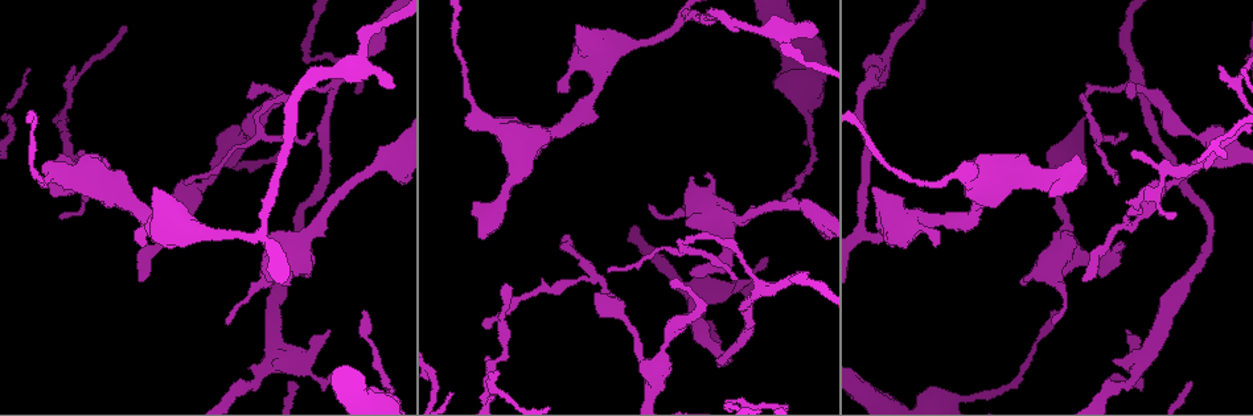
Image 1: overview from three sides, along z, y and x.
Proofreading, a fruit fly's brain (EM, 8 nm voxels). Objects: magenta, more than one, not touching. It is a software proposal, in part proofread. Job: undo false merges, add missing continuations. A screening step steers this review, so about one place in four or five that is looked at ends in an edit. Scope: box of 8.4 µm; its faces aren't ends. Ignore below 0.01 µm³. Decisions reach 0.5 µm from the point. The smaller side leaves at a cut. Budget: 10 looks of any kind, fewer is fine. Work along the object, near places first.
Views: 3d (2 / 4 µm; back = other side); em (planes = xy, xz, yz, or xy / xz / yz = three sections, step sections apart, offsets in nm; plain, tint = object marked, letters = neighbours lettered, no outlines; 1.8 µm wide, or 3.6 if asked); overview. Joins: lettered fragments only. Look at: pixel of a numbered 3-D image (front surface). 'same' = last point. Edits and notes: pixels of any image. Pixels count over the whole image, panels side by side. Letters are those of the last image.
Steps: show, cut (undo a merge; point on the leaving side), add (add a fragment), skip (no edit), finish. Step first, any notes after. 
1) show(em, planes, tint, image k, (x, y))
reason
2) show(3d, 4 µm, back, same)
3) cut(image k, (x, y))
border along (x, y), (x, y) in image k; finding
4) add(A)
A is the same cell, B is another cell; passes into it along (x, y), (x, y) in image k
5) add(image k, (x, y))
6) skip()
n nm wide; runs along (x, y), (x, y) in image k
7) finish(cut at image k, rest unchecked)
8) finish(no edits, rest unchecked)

show(3d, 2 µm, image 1, (330, 332))

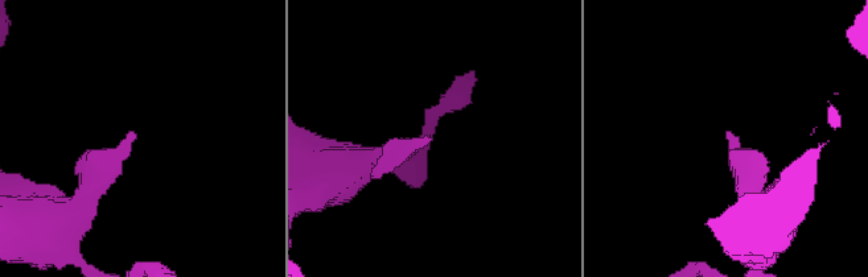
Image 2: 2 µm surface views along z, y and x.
show(em, yz, step 4, letters, image 2, (430, 140))
need the tissue

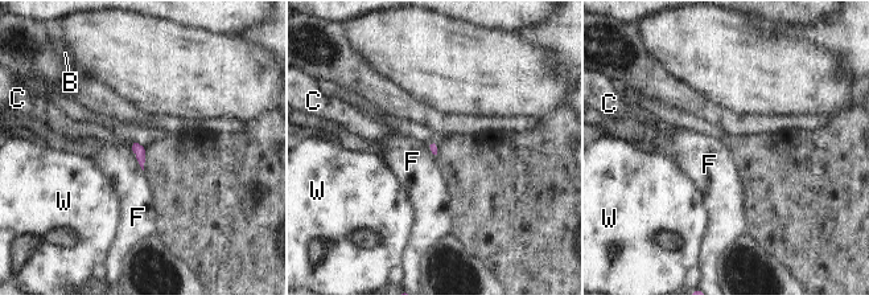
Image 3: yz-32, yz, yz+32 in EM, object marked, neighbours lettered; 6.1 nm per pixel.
show(em, planes, letters, same)

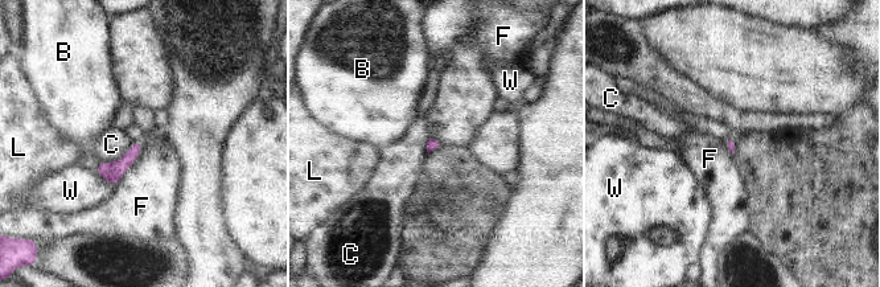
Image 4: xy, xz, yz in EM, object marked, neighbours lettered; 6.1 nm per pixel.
skip()
B, C, F, L and W are other cells; border along (143, 150), (115, 187) in image 4; none of them fits

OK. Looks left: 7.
show(em, xy, step 16, plain, image 1, (1126, 227))
branch point

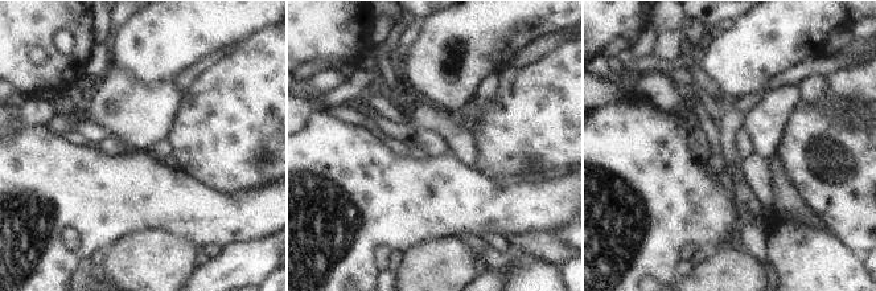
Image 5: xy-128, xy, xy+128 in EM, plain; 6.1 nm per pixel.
show(em, xy, step 16, letters, same)
see the neighbours

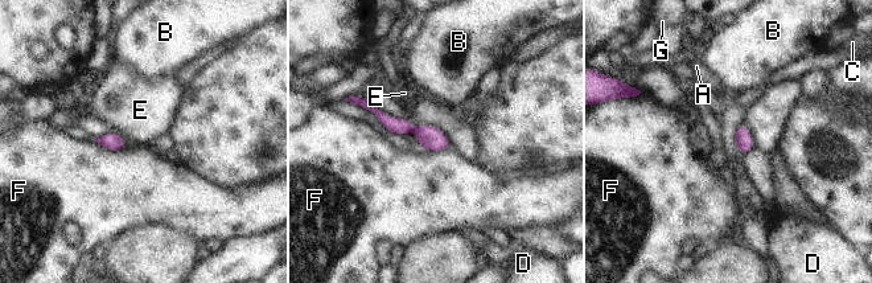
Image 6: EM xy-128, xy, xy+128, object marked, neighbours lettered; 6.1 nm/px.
cut(image 6, (402, 126))
30 nm wide; A, B, C, D, E, F and G are other cells; a second neuron is stuck on

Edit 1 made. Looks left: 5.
show(3d, 4 µm, image 1, (694, 179))
free end

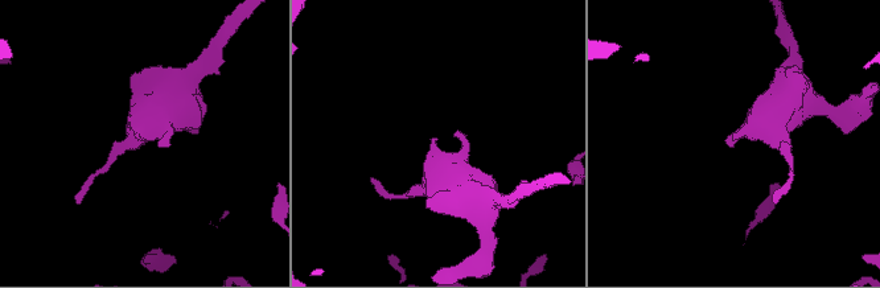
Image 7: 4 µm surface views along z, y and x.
show(em, planes, letters, image 7, (138, 138))
need the tissue

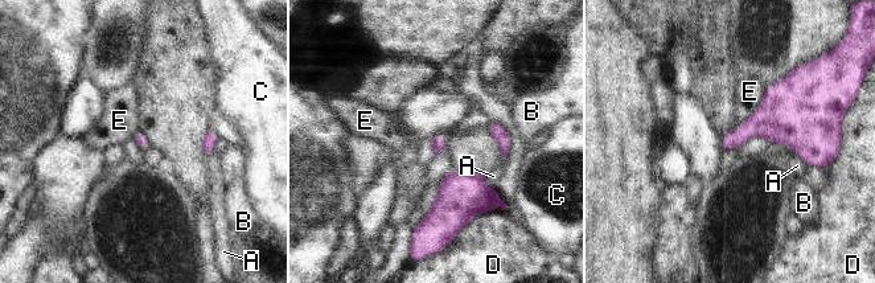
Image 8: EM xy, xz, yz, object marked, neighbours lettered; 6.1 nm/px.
skip()
A, B, C, D and E are other cells; border along (765, 87), (758, 109), (736, 124) in image 8; no lettered fragment goes on from it

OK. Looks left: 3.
show(em, planes, letters, image 1, (637, 41))
sudden change in width

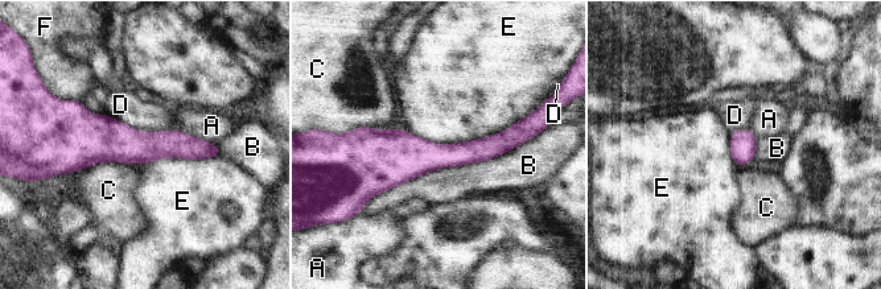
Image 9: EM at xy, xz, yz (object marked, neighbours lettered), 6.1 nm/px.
skip()
B touches over 1050 nm; A, B, C, D, E and F are other cells; runs along (359, 141), (383, 155), (518, 141) in image 9; continuous, no second neuron

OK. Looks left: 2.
finish(cut at image 6, rest unchecked)

